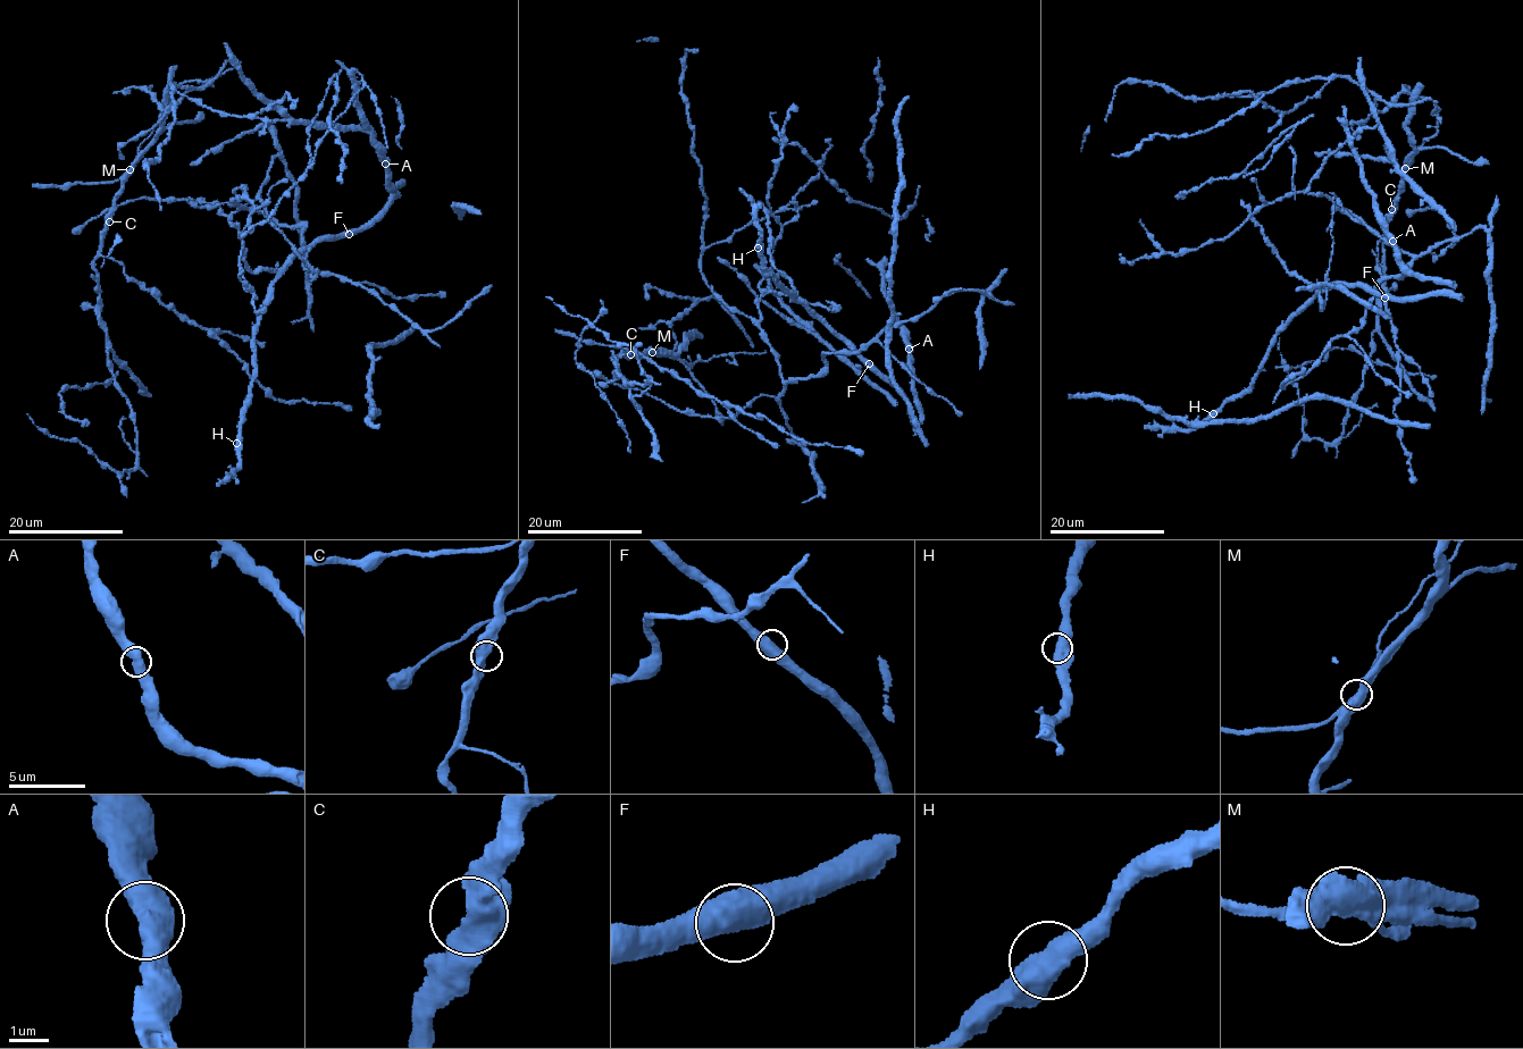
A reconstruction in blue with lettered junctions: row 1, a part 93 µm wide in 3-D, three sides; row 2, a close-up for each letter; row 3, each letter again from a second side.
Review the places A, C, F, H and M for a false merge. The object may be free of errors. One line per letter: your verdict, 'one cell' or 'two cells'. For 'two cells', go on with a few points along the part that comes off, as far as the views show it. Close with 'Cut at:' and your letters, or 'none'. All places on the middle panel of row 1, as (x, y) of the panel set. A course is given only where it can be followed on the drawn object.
A: one cell
C: one cell
F: one cell
H: one cell
M: two cells; course (652, 351), (678, 358), (692, 367), (694, 362), (712, 357), (767, 351)
Cut at: M

